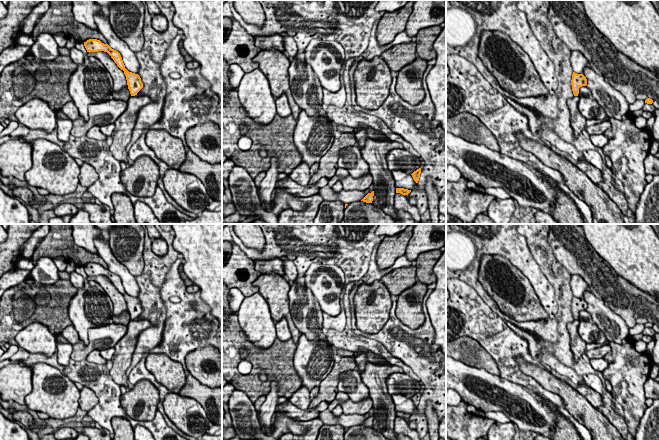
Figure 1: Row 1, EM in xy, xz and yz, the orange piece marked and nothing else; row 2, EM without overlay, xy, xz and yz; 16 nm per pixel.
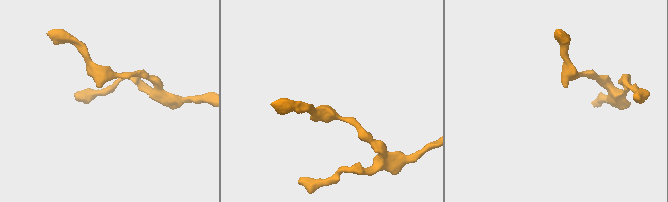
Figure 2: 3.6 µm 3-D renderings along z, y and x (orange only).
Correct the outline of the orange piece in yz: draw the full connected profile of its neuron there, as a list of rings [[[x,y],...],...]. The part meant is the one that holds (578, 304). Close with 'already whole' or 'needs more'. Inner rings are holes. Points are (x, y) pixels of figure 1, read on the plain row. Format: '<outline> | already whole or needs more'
[[[573,296],[572,298],[572,315],[574,320],[585,320],[588,319],[589,321],[592,321],[591,314],[587,312],[587,303],[583,298],[577,298]]] | needs more

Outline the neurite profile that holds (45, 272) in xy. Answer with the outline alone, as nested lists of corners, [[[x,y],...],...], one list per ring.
[[[40,257],[34,268],[30,270],[32,279],[40,285],[55,285],[60,279],[59,271],[53,259],[49,257]]]

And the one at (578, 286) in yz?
[[[571,274],[570,285],[573,296],[577,298],[583,298],[584,292],[588,290],[588,284],[577,274]]]

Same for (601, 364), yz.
[[[604,358],[590,359],[590,365],[594,370],[603,372],[608,367],[608,362]]]

